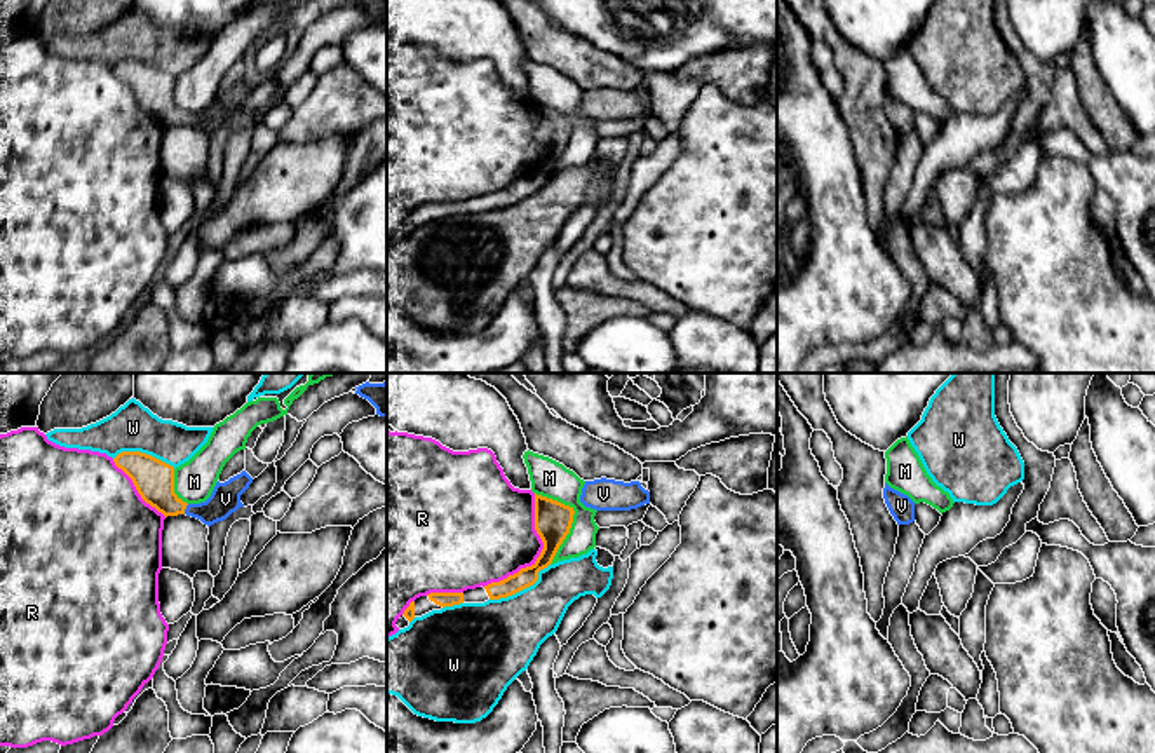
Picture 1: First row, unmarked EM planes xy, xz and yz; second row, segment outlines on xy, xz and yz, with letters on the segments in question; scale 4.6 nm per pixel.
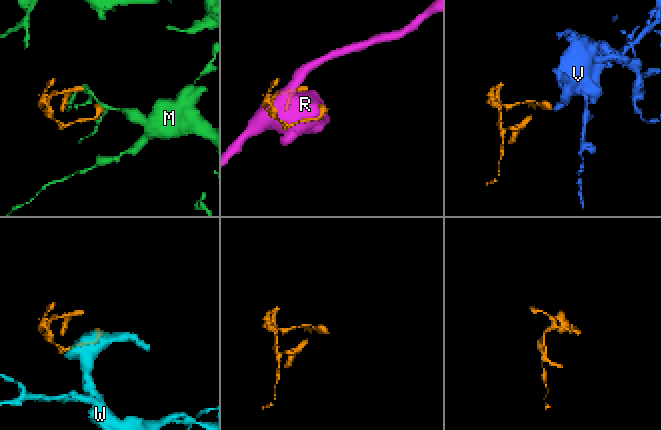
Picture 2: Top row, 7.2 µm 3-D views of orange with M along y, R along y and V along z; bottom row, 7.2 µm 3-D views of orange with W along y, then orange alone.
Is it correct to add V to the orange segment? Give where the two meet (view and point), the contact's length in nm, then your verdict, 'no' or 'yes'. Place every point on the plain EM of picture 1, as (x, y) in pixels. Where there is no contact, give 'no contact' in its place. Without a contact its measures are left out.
xy (185, 117) | 50 nm | yes

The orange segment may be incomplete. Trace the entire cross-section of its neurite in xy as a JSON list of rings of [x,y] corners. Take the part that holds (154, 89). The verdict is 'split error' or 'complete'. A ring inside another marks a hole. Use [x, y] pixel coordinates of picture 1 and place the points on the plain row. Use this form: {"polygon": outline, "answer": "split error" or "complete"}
{"polygon": [[[122,61],[113,68],[134,92],[141,108],[167,126],[186,124],[211,136],[244,117],[240,105],[253,87],[242,80],[225,92],[216,92],[211,106],[200,113],[186,113],[174,103],[174,77],[141,61]]], "answer": "split error"}

